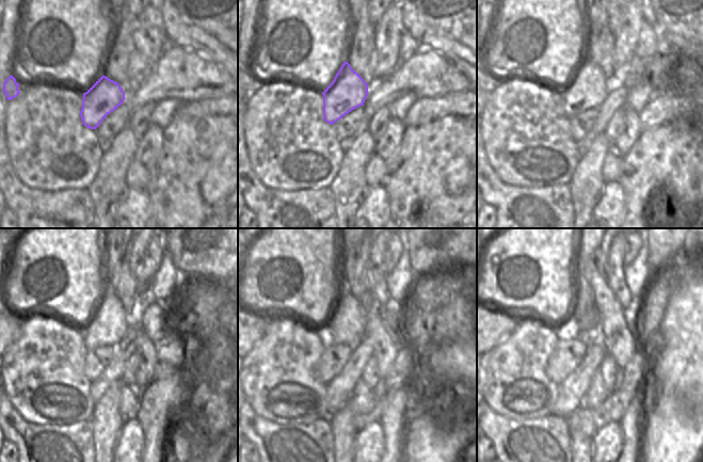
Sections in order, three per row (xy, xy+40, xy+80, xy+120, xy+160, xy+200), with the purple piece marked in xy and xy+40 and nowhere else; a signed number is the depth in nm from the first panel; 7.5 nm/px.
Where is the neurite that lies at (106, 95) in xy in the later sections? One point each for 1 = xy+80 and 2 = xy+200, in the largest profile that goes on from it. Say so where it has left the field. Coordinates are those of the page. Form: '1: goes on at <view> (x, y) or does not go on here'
1: goes on at xy+80 (587, 89)
2: goes on at xy+200 (590, 319)

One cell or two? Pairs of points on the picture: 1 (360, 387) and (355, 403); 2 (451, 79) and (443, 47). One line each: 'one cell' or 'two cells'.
1: one cell
2: two cells

